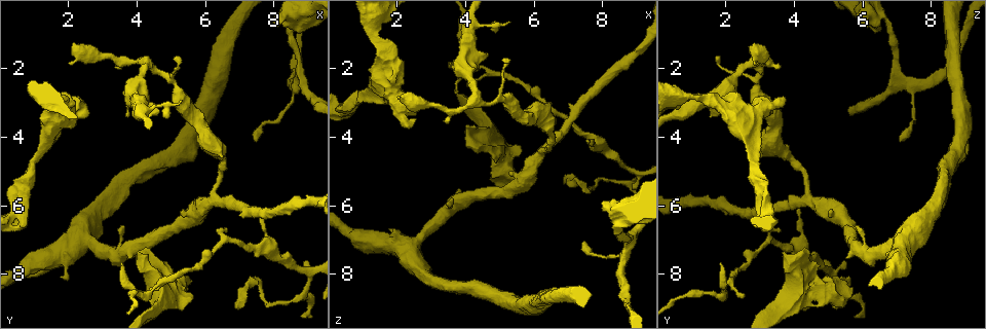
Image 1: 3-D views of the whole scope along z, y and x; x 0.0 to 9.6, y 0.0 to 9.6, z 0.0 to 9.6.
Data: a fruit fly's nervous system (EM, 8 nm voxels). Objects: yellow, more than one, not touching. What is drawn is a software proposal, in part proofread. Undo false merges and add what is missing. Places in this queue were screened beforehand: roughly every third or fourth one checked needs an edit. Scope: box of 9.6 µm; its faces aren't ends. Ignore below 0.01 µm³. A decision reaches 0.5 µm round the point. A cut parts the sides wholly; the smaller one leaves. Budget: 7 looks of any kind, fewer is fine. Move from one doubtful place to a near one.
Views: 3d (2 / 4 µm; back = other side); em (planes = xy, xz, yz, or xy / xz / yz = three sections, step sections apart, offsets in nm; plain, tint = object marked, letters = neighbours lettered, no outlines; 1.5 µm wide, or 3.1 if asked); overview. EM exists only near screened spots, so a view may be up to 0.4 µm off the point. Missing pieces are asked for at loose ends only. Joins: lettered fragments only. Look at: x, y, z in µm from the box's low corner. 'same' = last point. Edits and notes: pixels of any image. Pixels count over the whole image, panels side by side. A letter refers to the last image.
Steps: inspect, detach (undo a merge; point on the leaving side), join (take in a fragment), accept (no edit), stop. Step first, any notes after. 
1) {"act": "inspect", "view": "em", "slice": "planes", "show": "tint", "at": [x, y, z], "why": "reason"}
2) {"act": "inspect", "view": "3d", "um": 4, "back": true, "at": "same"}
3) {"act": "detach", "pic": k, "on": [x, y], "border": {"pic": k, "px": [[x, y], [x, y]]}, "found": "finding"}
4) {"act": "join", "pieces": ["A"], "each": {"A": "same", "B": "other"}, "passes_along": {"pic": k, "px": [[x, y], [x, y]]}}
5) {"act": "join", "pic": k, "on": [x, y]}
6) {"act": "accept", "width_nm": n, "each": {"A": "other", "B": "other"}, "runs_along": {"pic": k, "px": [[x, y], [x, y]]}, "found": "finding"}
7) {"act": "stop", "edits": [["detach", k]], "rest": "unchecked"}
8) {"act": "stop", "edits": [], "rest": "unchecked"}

{"act": "inspect", "view": "em", "slice": "xz", "step": 4, "show": "letters", "at": [2.50, 3.00, 3.50], "why": "free end"}

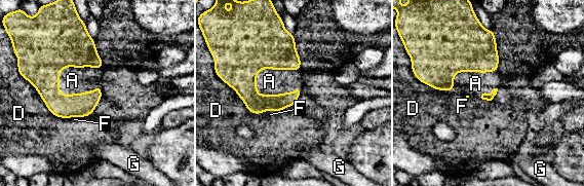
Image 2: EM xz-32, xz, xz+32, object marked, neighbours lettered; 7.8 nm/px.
{"act": "inspect", "view": "em", "slice": "planes", "show": "letters", "at": "same", "why": "another direction"}

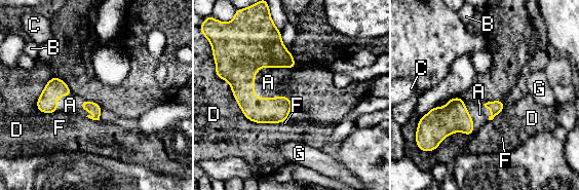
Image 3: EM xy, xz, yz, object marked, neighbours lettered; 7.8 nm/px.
{"act": "join", "pieces": ["A"], "each": {"A": "same", "B": "other", "C": "other", "D": "other", "F": "other", "G": "other"}, "passes_along": {"pic": 3, "px": [[240, 47], [261, 67], [268, 82]]}, "found": "it goes on there"}

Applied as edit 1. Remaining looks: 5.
{"act": "inspect", "view": "overview"}

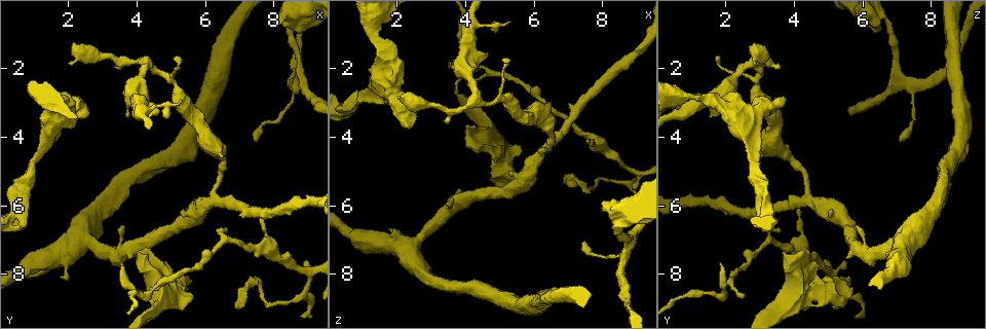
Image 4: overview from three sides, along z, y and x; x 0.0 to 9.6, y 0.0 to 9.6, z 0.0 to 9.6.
{"act": "inspect", "view": "3d", "um": 2, "at": [5.10, 1.70, 1.70], "why": "thin end"}

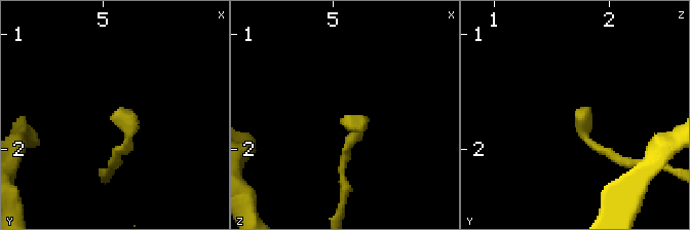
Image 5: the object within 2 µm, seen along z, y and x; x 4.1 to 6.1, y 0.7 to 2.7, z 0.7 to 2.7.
{"act": "inspect", "view": "em", "slice": "planes", "show": "letters", "at": [5.06, 1.70, 1.76], "why": "now the EM"}

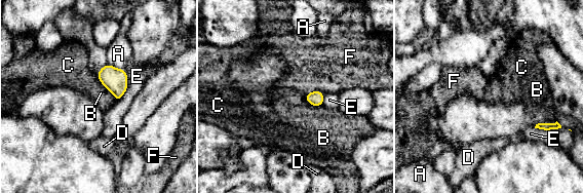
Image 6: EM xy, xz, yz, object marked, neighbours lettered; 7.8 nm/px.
{"act": "accept", "each": {"A": "other", "B": "other", "C": "other", "D": "other", "E": "other", "F": "other"}, "border": {"pic": 6, "px": [[304, 95], [310, 104], [321, 106]]}, "found": "none of them fits"}

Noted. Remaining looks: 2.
{"act": "inspect", "view": "em", "slice": "xy", "step": 8, "show": "tint", "at": [5.70, 8.55, 4.45], "why": "thick end"}

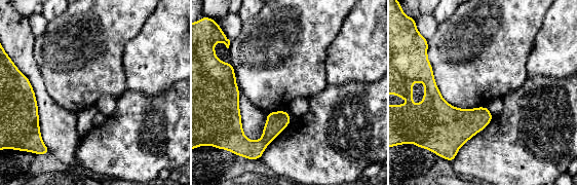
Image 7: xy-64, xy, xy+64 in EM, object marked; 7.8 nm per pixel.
{"act": "inspect", "view": "em", "slice": "planes", "show": "letters", "at": "same", "why": "another direction"}

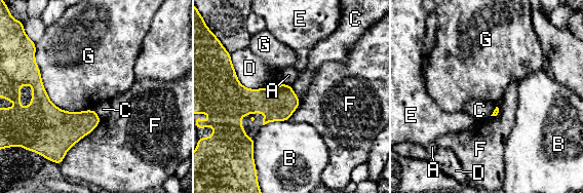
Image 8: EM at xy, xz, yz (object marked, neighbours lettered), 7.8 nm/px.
{"act": "accept", "each": {"A": "other", "B": "other", "C": "other", "D": "other", "E": "other", "F": "other", "G": "other"}, "border": {"pic": 8, "px": [[102, 119], [92, 130], [66, 151]]}, "found": "none of them fits"}

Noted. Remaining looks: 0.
{"act": "stop", "edits": [["join", 3]], "rest": "unchecked"}

